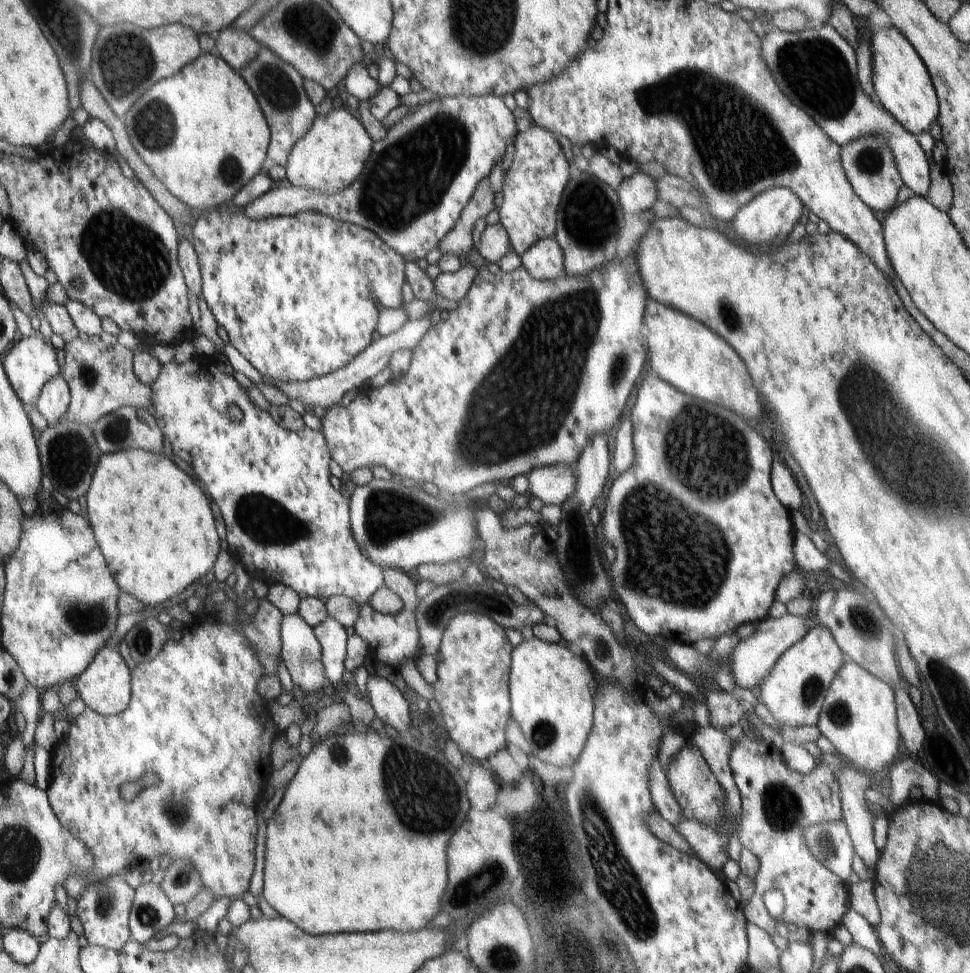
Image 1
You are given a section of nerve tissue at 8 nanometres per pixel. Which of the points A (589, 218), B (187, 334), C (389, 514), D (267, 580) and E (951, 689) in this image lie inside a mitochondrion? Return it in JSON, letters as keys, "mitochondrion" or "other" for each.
{"A":"mitochondrion","B":"other","C":"mitochondrion","D":"other","E":"mitochondrion"}

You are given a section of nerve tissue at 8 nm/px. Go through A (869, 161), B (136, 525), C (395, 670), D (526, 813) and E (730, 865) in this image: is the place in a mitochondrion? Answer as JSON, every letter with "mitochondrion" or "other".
{"A":"mitochondrion","B":"other","C":"other","D":"other","E":"other"}

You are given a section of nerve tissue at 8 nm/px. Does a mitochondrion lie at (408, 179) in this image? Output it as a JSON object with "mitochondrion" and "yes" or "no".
{"mitochondrion":"yes"}

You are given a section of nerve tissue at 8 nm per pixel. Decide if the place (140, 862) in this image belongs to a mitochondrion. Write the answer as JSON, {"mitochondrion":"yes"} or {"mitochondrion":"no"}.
{"mitochondrion":"no"}

